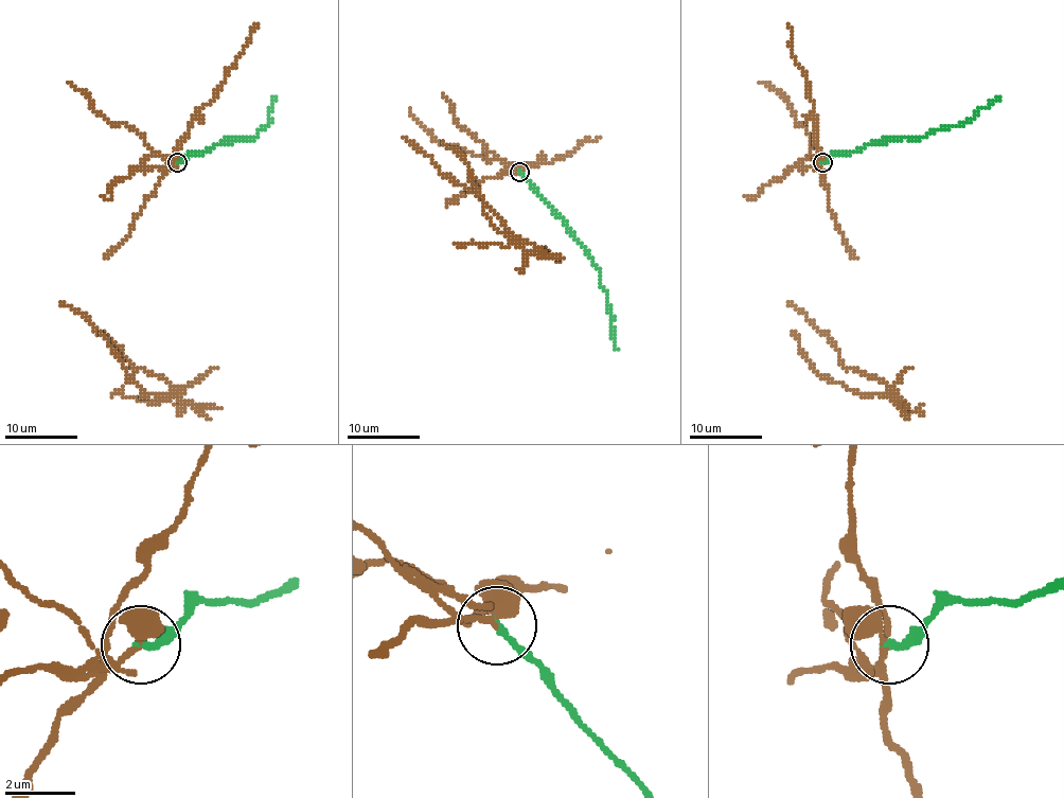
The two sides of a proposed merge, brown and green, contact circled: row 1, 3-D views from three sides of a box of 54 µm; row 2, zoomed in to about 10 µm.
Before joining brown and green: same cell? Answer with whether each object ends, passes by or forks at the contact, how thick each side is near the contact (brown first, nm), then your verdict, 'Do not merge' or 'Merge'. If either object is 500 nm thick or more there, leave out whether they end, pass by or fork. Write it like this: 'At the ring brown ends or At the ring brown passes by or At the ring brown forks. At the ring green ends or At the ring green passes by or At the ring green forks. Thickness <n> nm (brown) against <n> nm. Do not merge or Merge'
At the ring brown passes by. At the ring green ends. Thickness 300 nm (brown) against 220 nm. Do not merge

